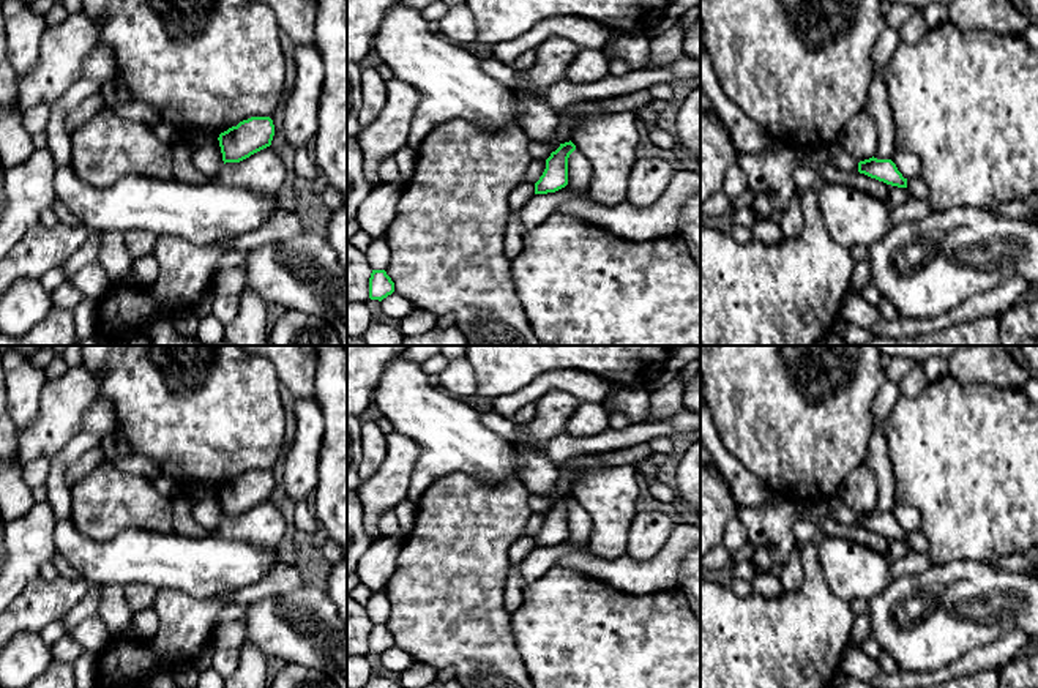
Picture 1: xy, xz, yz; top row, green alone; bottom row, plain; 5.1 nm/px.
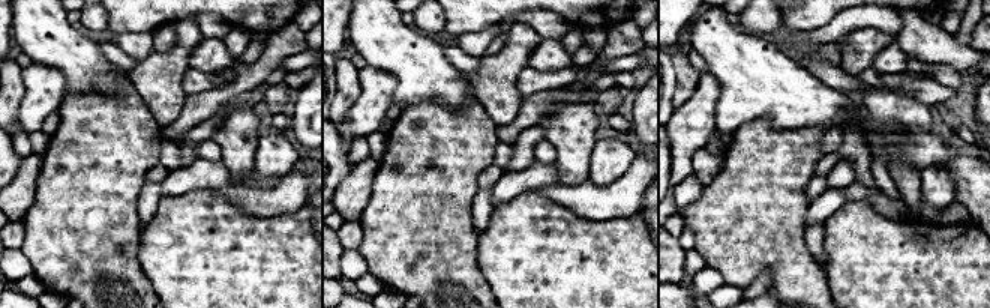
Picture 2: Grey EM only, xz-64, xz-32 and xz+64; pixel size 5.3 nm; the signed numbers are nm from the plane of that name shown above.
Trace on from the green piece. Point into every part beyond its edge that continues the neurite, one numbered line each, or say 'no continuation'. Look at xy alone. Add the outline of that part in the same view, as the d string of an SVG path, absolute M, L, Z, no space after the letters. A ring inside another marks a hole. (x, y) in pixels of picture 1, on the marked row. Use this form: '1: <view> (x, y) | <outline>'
no continuation

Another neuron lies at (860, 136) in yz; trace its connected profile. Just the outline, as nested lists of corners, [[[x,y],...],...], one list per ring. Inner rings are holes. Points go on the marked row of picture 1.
[[[866,110],[858,112],[844,126],[839,144],[858,161],[872,158],[879,144],[876,120]]]

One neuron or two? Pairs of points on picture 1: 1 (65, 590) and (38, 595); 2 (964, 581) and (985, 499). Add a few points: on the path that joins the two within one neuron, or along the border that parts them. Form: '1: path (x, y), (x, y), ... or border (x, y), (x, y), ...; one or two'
1: path (59, 595), (44, 595); one
2: border (988, 562), (950, 560), (934, 565); two

